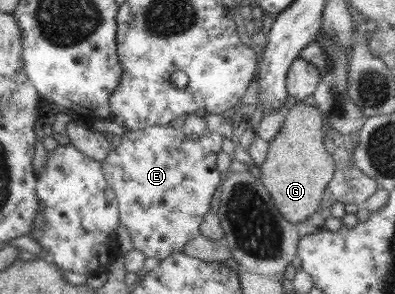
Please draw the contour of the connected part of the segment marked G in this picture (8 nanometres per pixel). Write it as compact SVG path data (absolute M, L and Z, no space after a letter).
M310 101L296 103L288 110L280 132L269 142L266 160L259 166L260 181L284 219L304 222L320 210L324 189L332 180L335 166L323 141L324 117Z

